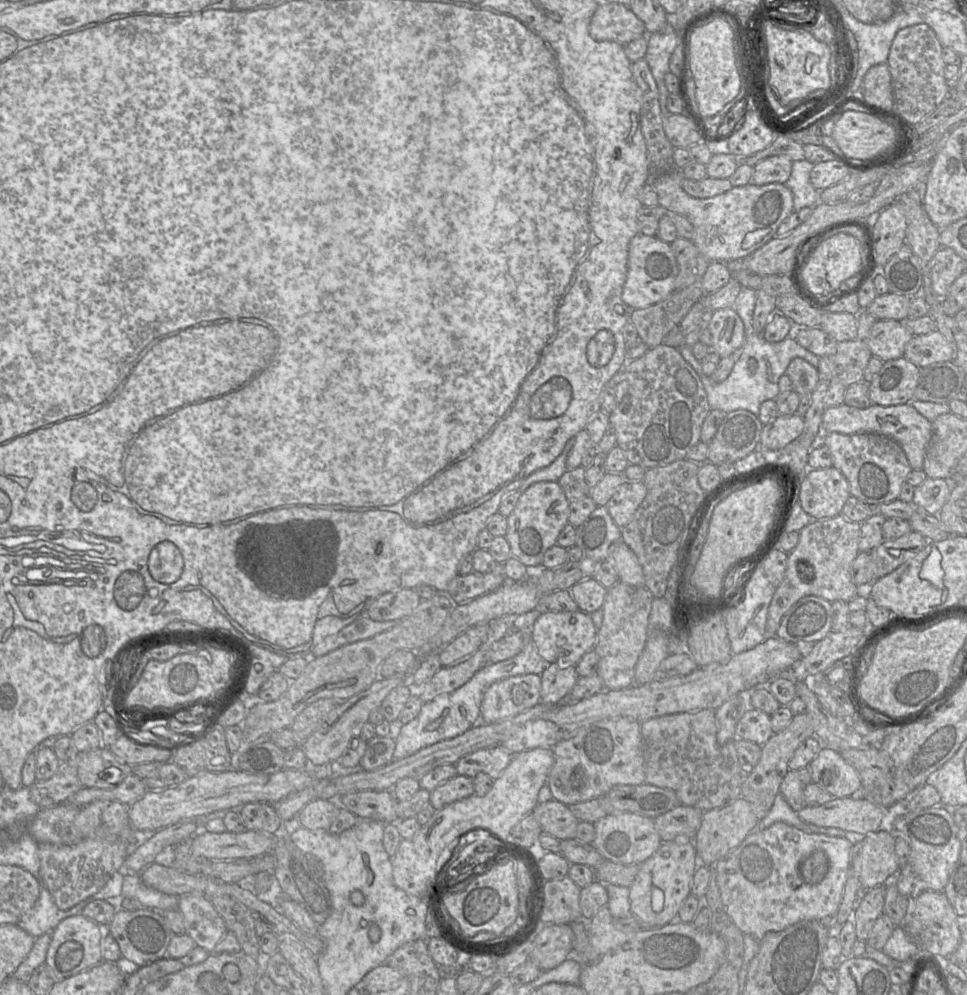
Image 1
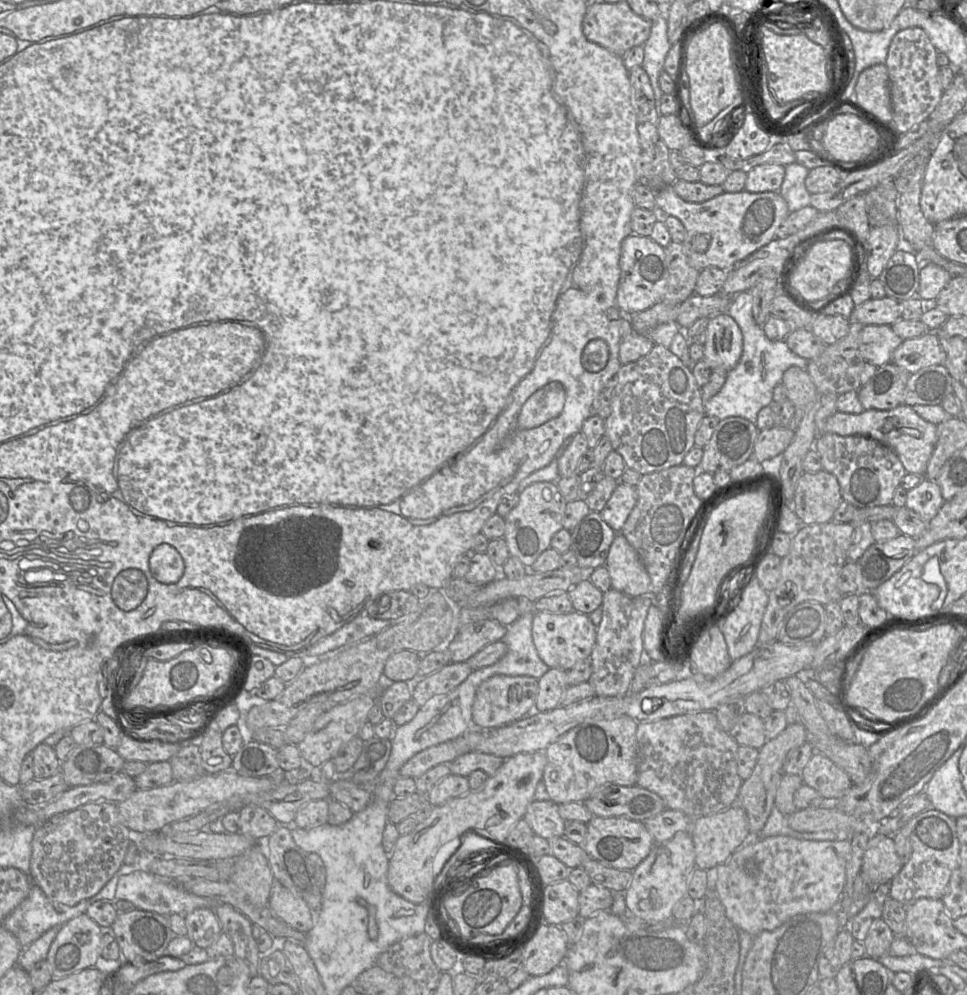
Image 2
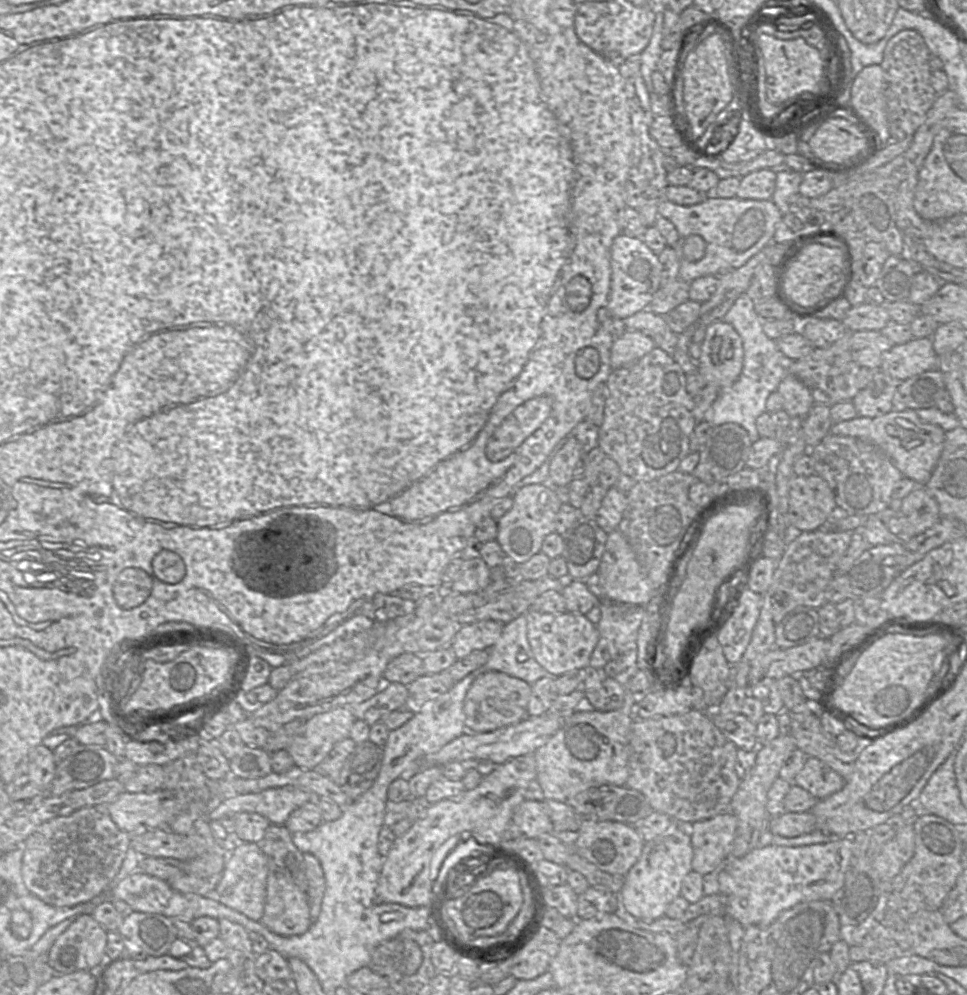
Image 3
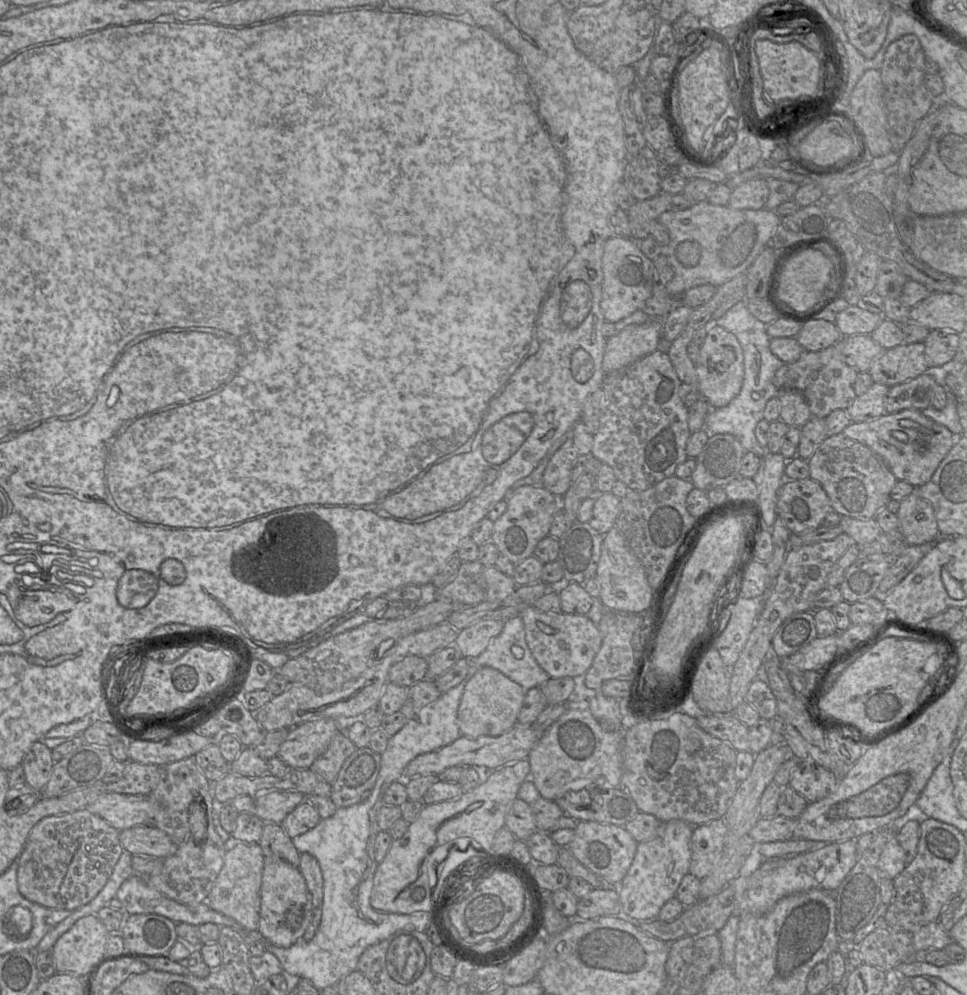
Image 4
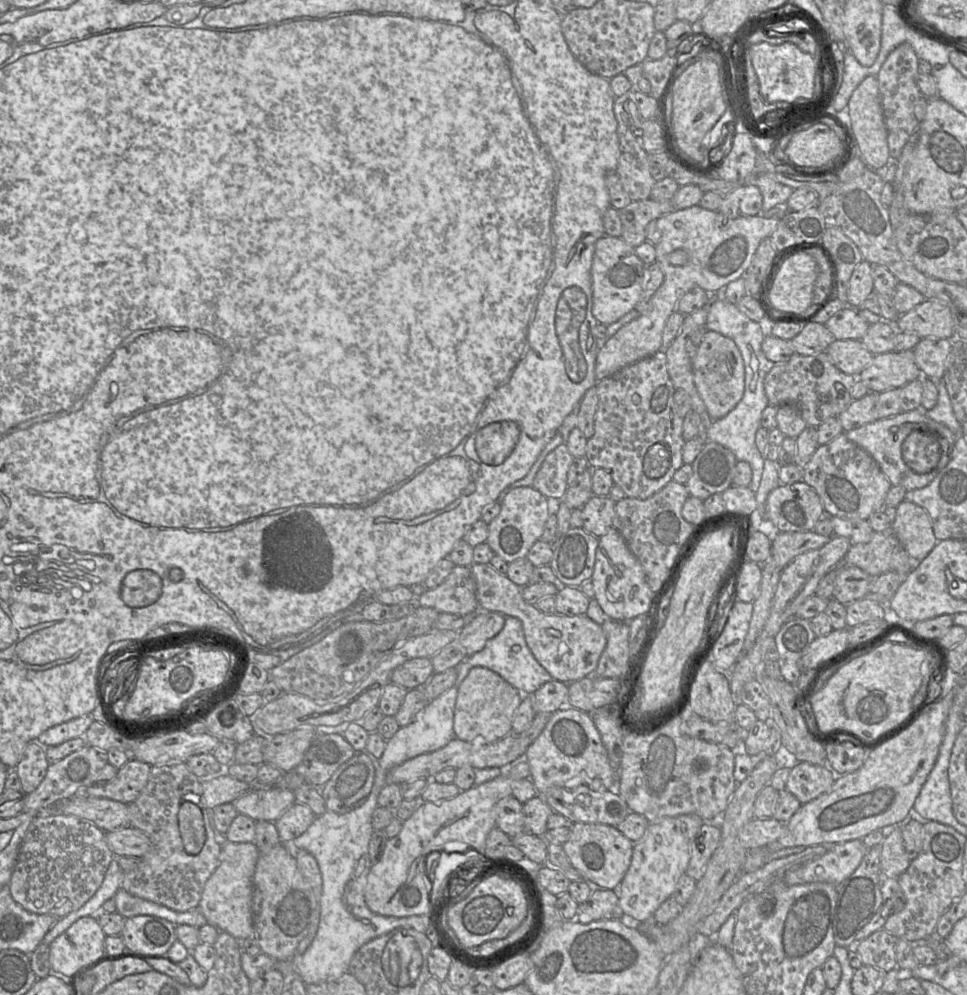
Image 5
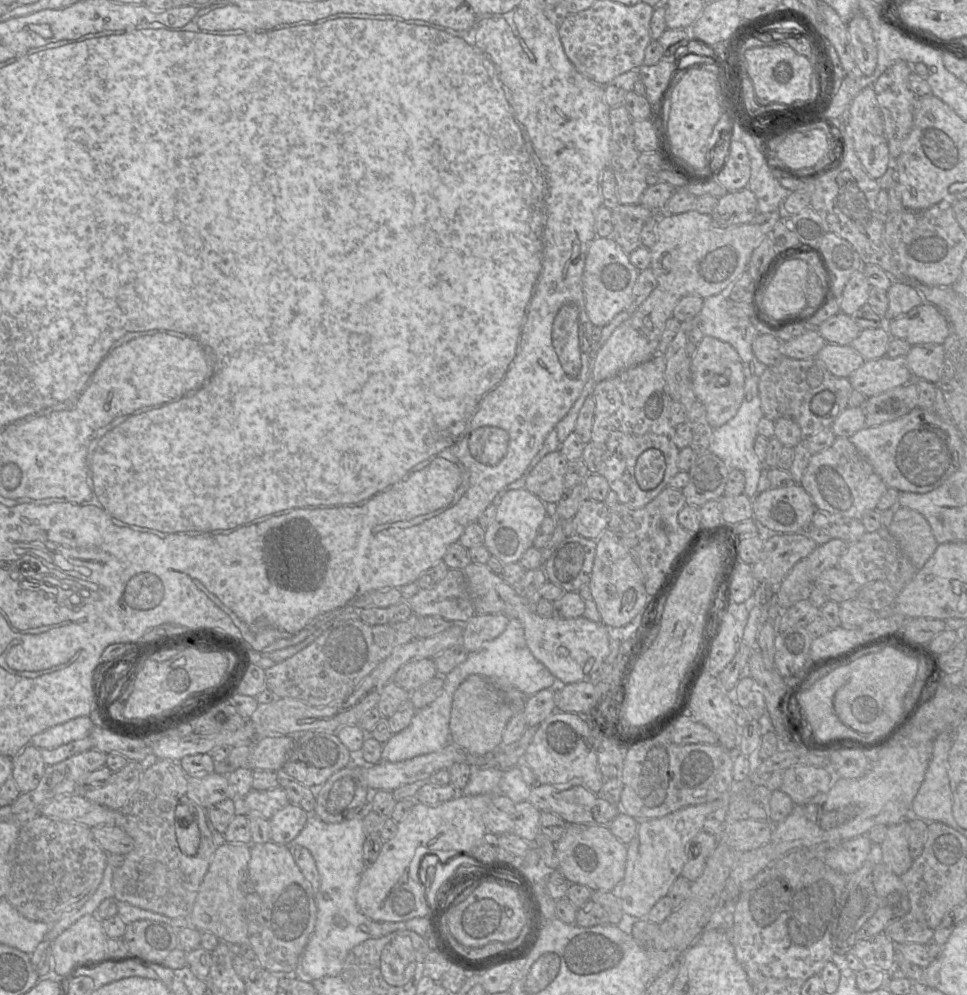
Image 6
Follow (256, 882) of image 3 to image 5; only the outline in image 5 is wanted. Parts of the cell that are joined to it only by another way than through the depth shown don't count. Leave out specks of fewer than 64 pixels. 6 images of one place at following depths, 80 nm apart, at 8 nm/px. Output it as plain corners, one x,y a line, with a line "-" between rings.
227,841
222,845
219,864
207,880
197,907
209,925
236,939
253,937
253,877
259,855
260,851
254,842

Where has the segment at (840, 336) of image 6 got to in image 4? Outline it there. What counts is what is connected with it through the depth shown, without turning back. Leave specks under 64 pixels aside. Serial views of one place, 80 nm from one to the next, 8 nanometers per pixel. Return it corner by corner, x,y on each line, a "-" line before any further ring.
851,305
837,314
835,324
842,336
871,334
883,319
883,313

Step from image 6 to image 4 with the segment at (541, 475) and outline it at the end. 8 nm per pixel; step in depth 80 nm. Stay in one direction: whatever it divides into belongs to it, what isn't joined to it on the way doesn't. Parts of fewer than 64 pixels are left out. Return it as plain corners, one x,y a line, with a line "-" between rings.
570,436
550,458
542,478
542,485
554,495
564,495
571,486
571,469
578,457

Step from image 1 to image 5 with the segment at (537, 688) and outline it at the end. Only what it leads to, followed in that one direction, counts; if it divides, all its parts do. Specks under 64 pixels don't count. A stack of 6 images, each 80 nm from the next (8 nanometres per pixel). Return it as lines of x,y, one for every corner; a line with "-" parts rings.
473,667
458,688
454,708
455,737
464,741
494,742
511,733
512,720
523,694
496,672

